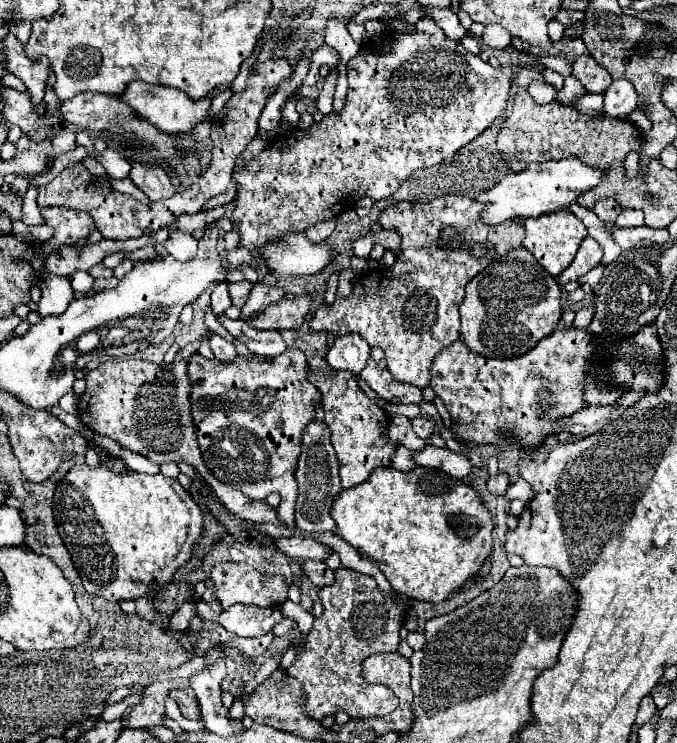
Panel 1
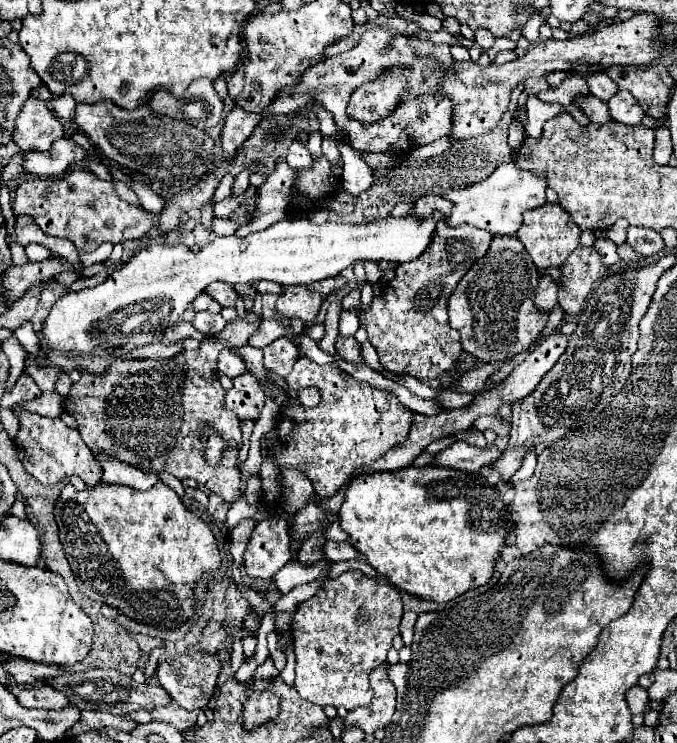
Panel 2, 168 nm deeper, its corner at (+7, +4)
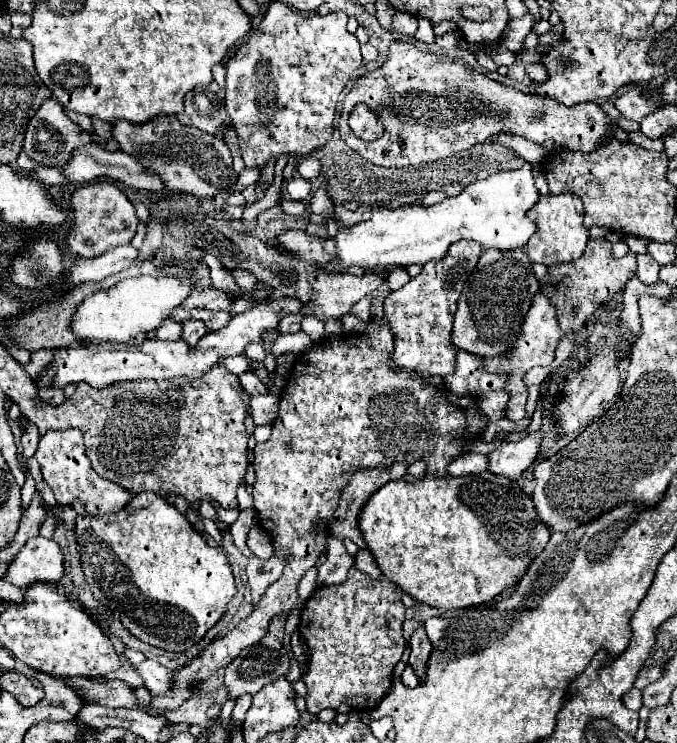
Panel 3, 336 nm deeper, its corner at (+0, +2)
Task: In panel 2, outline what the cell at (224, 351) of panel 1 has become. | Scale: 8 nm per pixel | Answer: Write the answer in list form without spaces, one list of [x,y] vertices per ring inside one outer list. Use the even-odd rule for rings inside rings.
[[[224,348],[218,356],[218,370],[222,374],[226,374],[228,378],[234,378],[234,376],[240,376],[242,372],[246,372],[246,366],[240,356],[236,356],[230,348]]]

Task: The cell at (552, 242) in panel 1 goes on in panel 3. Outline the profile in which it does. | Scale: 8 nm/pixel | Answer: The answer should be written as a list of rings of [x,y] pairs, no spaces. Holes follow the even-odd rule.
[[[549,194],[539,196],[539,202],[527,212],[527,216],[537,224],[537,234],[527,242],[527,254],[531,262],[545,266],[577,260],[587,246],[589,230],[583,226],[583,202],[573,194]]]

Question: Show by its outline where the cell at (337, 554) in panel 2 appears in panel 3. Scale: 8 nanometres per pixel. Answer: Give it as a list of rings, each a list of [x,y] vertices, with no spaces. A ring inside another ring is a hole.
[[[359,550],[359,552],[357,552],[357,556],[355,556],[355,566],[357,566],[361,572],[369,574],[371,578],[381,578],[381,570],[379,570],[379,566],[375,564],[375,558],[373,558],[373,554],[371,554],[369,550]]]

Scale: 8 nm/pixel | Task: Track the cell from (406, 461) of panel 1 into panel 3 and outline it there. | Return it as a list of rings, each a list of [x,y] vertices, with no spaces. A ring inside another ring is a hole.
[[[465,454],[453,460],[447,468],[449,476],[467,476],[467,474],[479,474],[487,470],[487,456],[485,454]]]

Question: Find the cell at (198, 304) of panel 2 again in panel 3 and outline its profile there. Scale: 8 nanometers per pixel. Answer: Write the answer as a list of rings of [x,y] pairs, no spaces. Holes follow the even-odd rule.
[[[193,308],[191,318],[201,320],[207,326],[207,332],[217,332],[231,320],[229,312],[213,312],[213,310],[203,310],[203,308]]]

